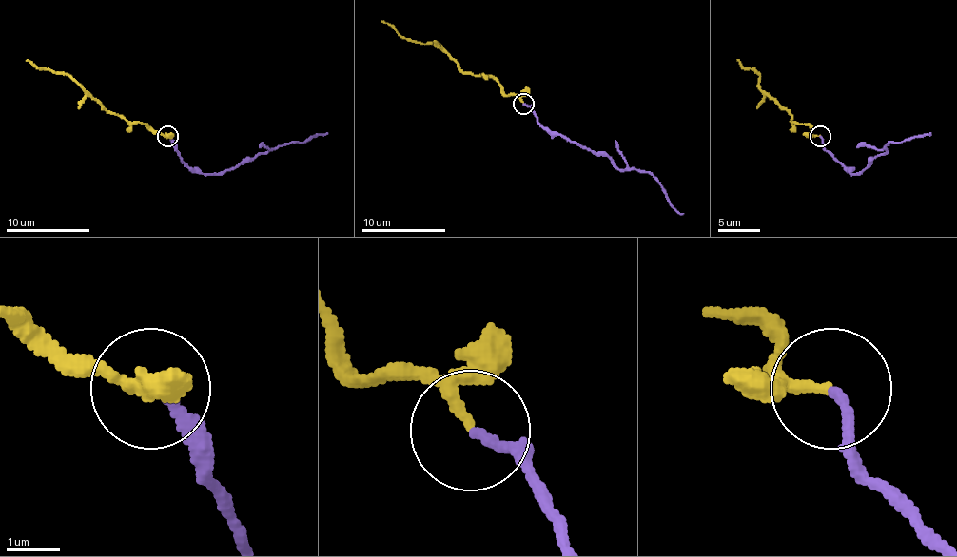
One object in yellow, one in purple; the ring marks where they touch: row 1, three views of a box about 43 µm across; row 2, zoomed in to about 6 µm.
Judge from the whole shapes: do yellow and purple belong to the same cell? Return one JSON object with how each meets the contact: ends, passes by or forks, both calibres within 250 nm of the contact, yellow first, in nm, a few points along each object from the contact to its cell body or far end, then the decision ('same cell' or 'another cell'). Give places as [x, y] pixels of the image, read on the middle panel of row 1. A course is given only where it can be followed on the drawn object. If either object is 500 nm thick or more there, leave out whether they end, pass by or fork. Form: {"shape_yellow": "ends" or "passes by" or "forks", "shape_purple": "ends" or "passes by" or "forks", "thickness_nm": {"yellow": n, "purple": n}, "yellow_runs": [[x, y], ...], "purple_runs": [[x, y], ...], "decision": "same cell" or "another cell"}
{"shape_yellow": "passes by", "shape_purple": "ends", "thickness_nm": {"yellow": 130, "purple": 180}, "yellow_runs": [[522, 104], [516, 95], [503, 91], [487, 74], [463, 72], [437, 43], [402, 39], [381, 20]], "purple_runs": [[522, 104], [529, 105], [545, 129], [604, 154], [618, 168], [646, 171], [660, 185], [667, 201], [684, 213]], "decision": "same cell"}

